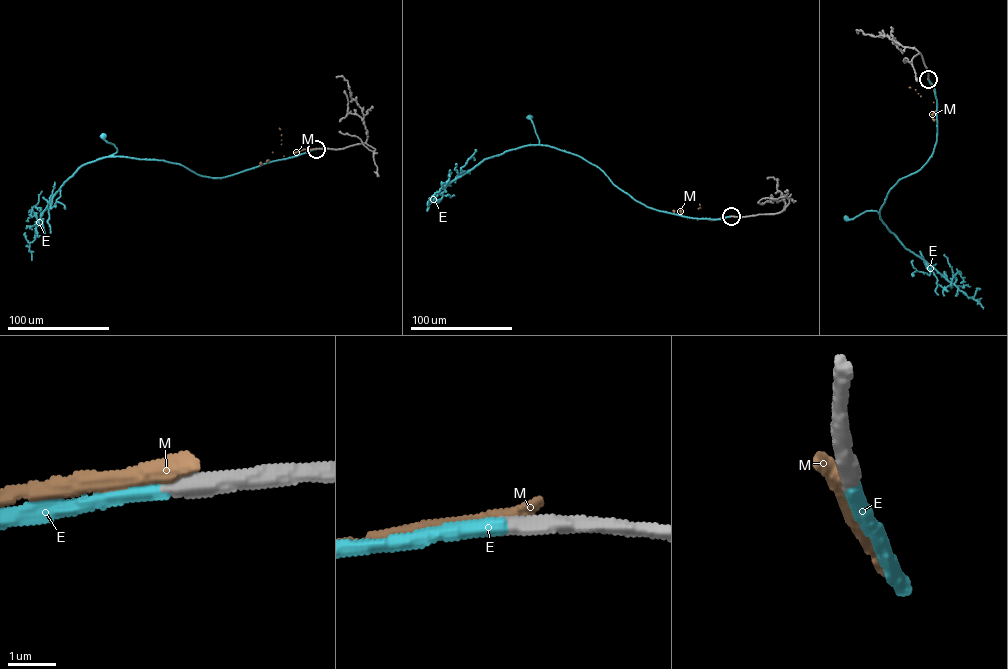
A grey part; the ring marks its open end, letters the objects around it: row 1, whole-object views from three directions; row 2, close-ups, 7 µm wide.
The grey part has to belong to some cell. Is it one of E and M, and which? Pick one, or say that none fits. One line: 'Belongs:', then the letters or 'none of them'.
Belongs: E

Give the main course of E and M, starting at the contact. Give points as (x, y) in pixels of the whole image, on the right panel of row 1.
E: (928, 79), (937, 104), (932, 154), (920, 169), (890, 190), (880, 217), (873, 210), (845, 218)
M: (928, 79), (936, 99), (920, 96), (909, 87)

